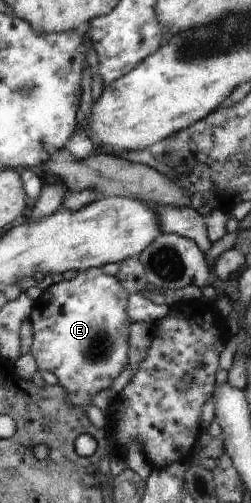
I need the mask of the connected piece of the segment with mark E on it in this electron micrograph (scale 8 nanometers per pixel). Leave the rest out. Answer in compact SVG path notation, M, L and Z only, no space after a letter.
M101 267L77 273L72 280L64 279L58 284L47 286L44 293L32 301L27 320L34 329L34 342L29 354L36 359L38 369L56 375L58 384L67 391L73 405L86 410L88 404L92 404L92 398L102 390L110 389L112 382L127 368L129 329L132 323L127 314L129 293L117 276L106 274Z

